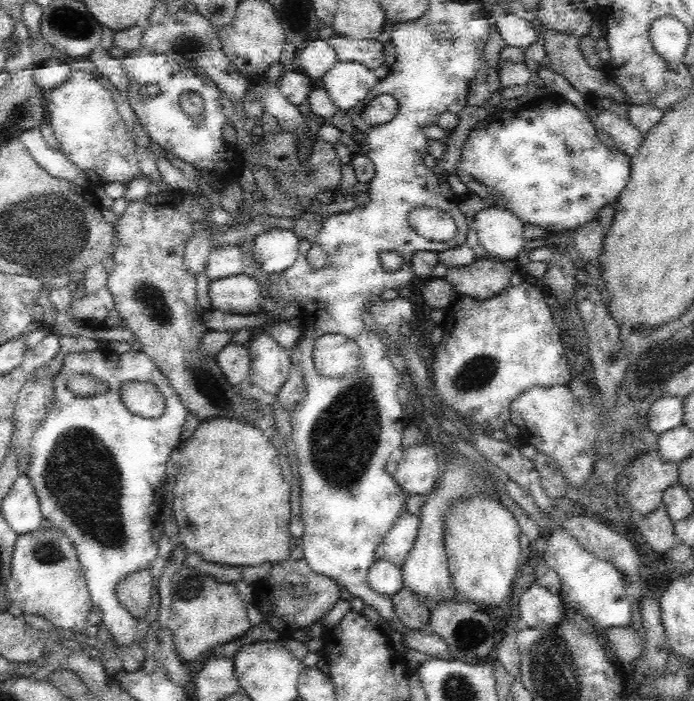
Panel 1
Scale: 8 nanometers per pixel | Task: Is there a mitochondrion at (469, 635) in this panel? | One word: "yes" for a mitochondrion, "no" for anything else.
yes

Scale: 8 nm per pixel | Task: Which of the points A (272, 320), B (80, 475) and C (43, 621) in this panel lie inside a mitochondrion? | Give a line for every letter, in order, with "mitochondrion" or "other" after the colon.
A: other
B: mitochondrion
C: other

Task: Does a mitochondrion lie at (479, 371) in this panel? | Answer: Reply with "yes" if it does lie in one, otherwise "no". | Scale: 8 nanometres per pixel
yes

